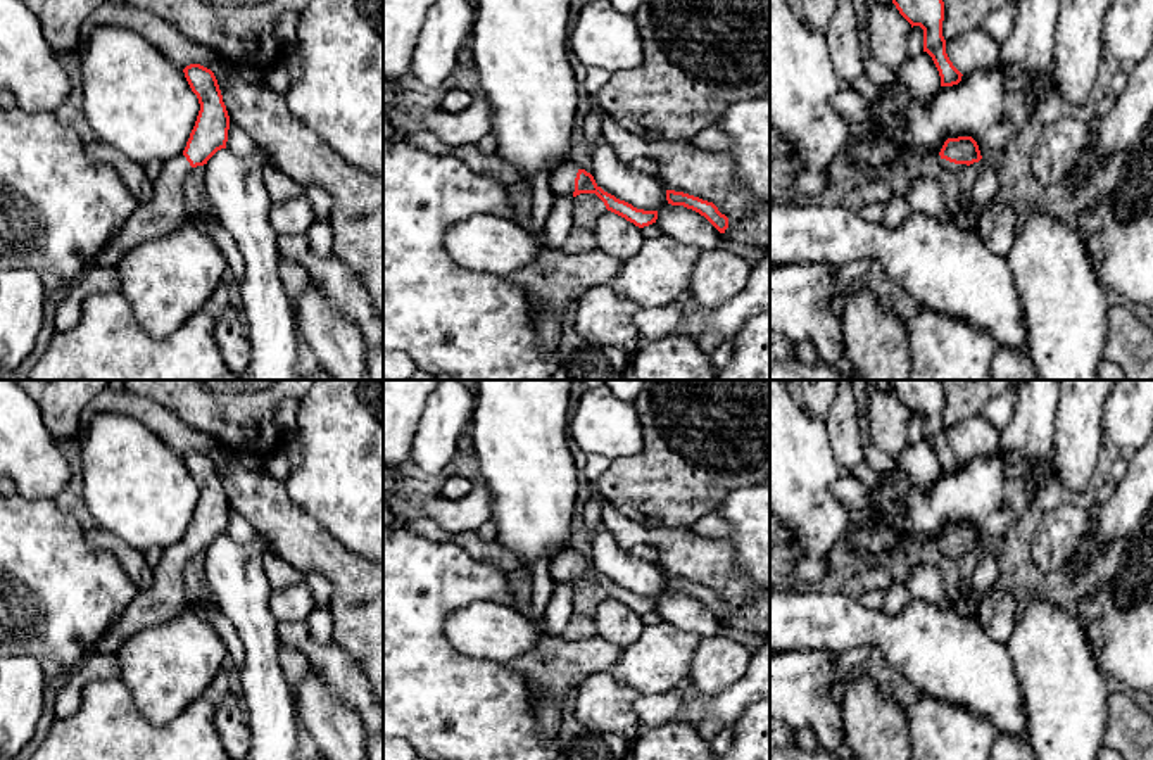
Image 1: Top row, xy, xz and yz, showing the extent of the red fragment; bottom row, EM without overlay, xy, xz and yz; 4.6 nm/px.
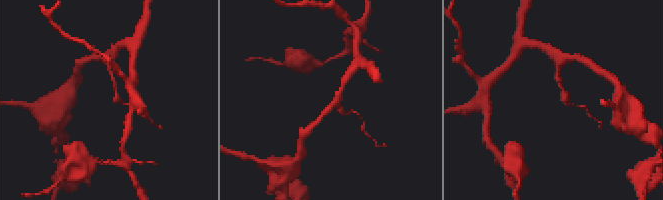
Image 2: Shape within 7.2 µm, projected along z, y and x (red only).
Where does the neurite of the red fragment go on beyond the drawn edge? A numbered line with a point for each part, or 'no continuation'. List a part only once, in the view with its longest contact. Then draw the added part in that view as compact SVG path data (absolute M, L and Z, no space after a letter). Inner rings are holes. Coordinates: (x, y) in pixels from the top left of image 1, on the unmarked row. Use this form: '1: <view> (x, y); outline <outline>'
1: xz (561, 567); outline M566 549L551 560L549 570L556 584L573 584L578 553Z

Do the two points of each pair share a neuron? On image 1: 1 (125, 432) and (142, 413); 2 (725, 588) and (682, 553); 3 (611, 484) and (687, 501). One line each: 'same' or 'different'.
1: different
2: same
3: same

